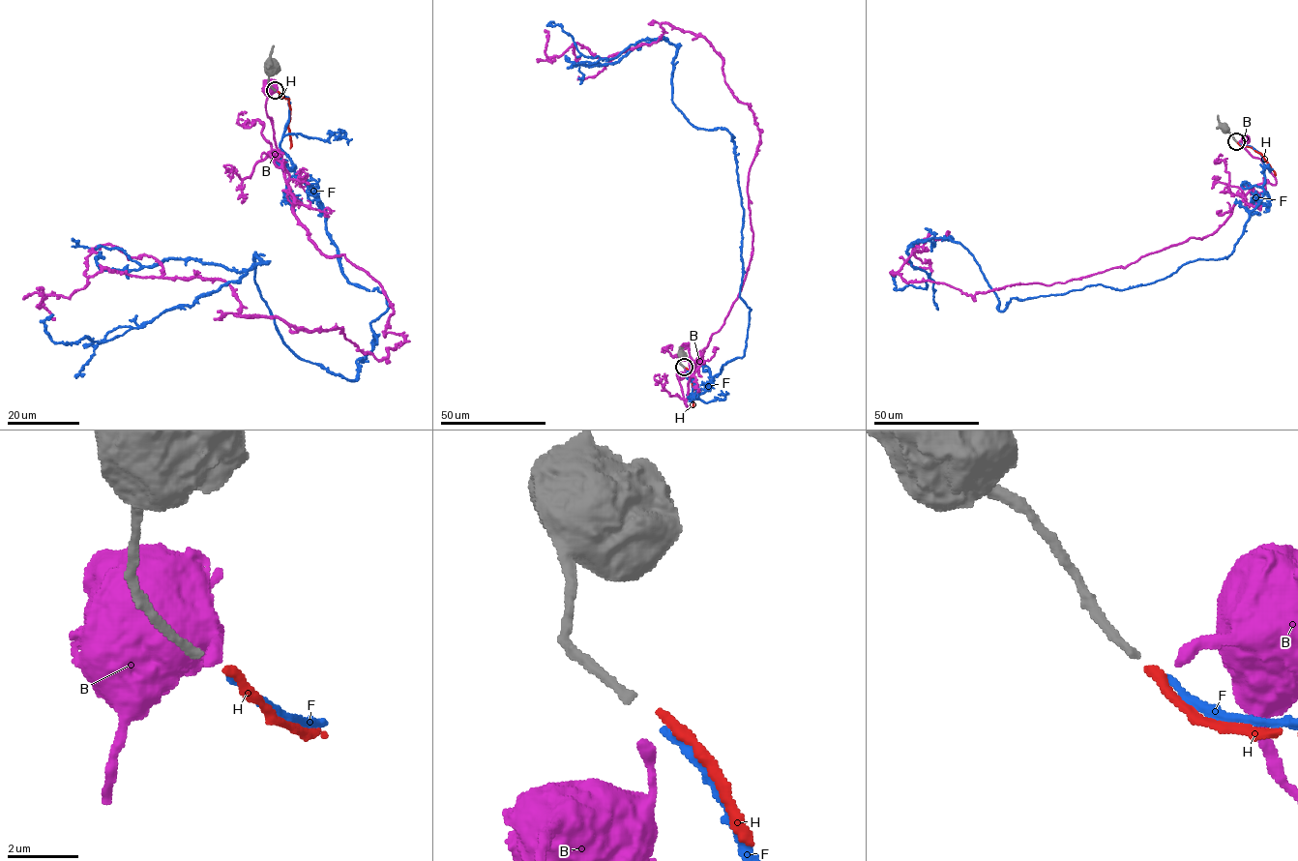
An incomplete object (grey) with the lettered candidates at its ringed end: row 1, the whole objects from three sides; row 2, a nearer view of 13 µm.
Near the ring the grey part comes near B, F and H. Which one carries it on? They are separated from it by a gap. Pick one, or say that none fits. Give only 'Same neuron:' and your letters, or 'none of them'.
Same neuron: F

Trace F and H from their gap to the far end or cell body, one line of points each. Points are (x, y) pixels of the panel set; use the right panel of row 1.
F: (1238, 142), (1265, 182), (1227, 259), (1003, 311), (949, 238), (905, 252), (925, 288), (893, 273)
H: (1237, 142), (1259, 152), (1276, 175)

